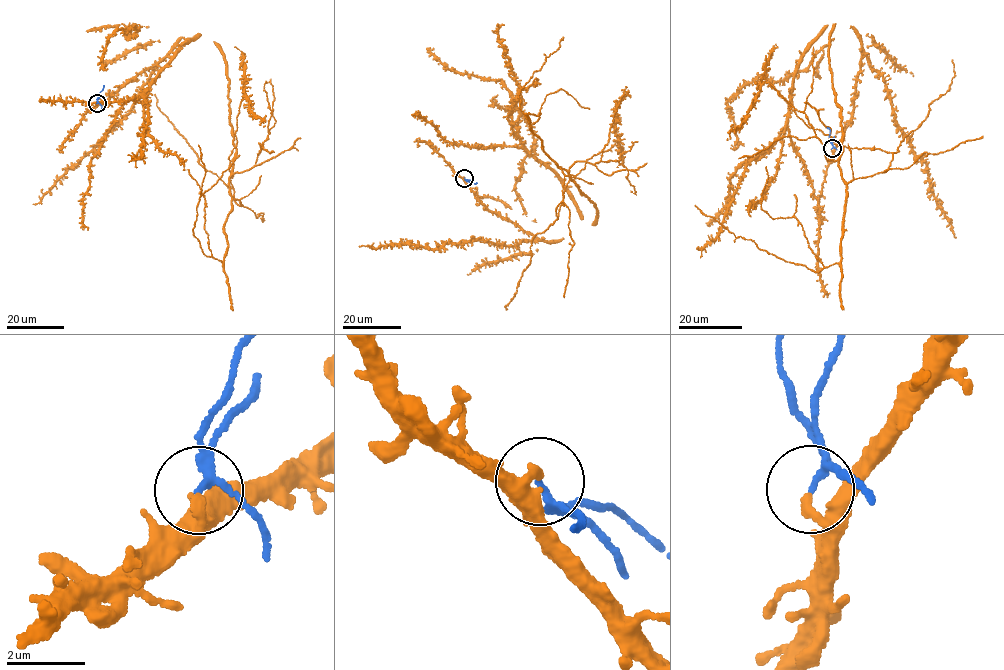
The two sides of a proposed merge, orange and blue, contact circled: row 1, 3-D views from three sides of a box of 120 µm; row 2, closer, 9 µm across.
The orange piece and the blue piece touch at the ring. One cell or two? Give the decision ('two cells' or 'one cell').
two cells

